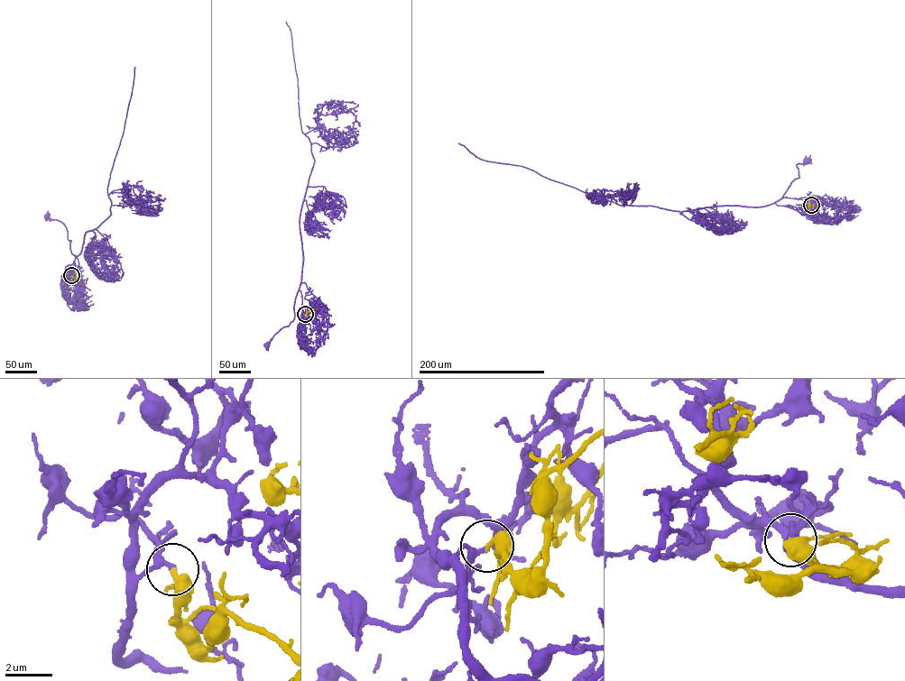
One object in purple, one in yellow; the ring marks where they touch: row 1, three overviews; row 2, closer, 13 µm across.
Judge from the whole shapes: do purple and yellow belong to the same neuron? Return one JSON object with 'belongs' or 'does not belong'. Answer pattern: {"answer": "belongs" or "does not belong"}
{"answer": "belongs"}

